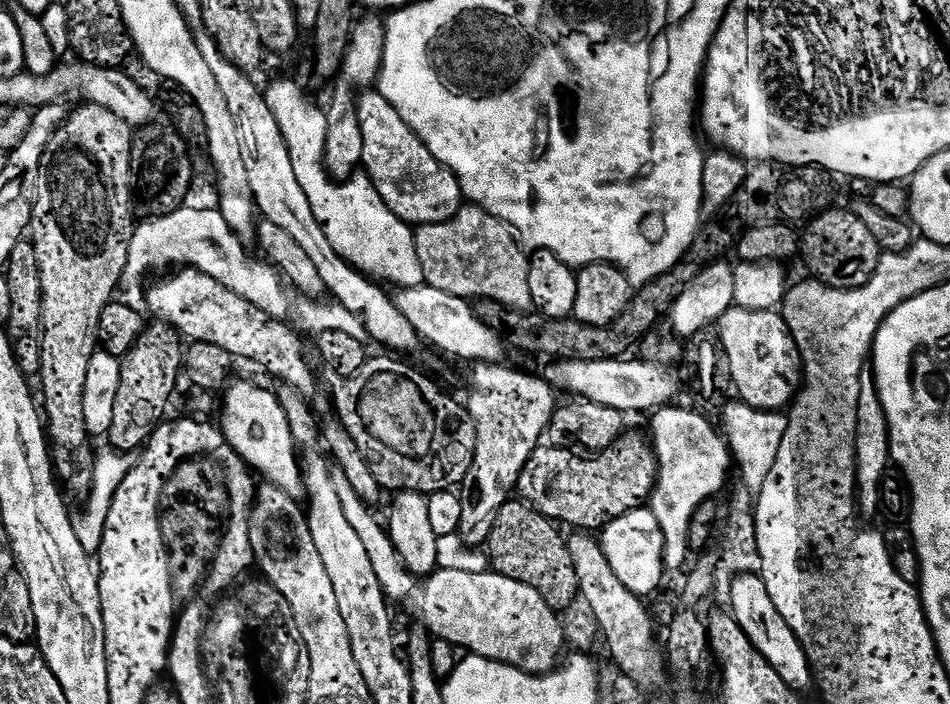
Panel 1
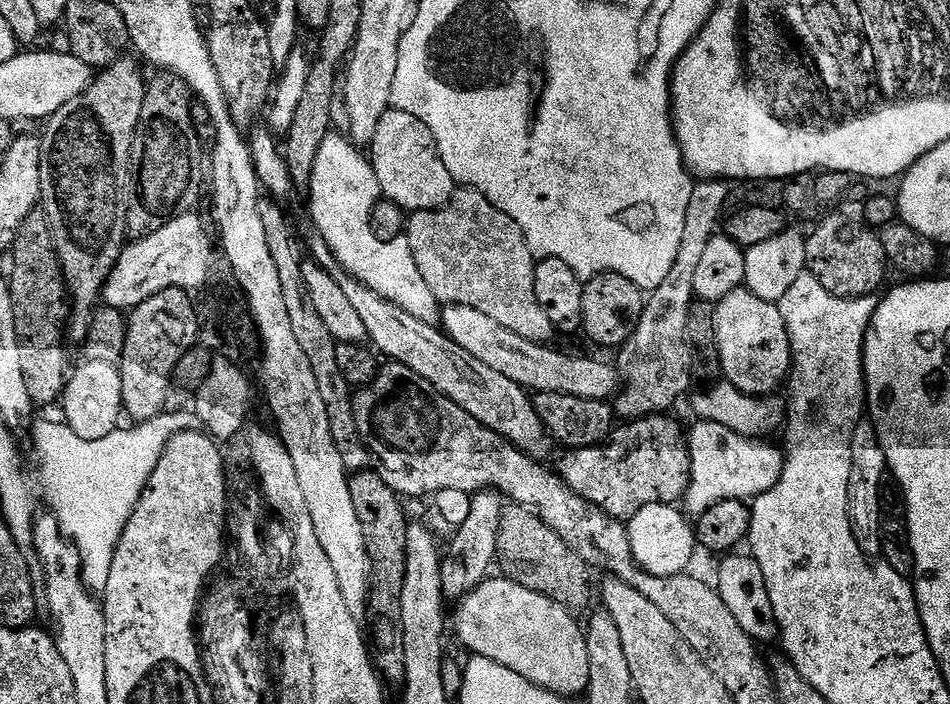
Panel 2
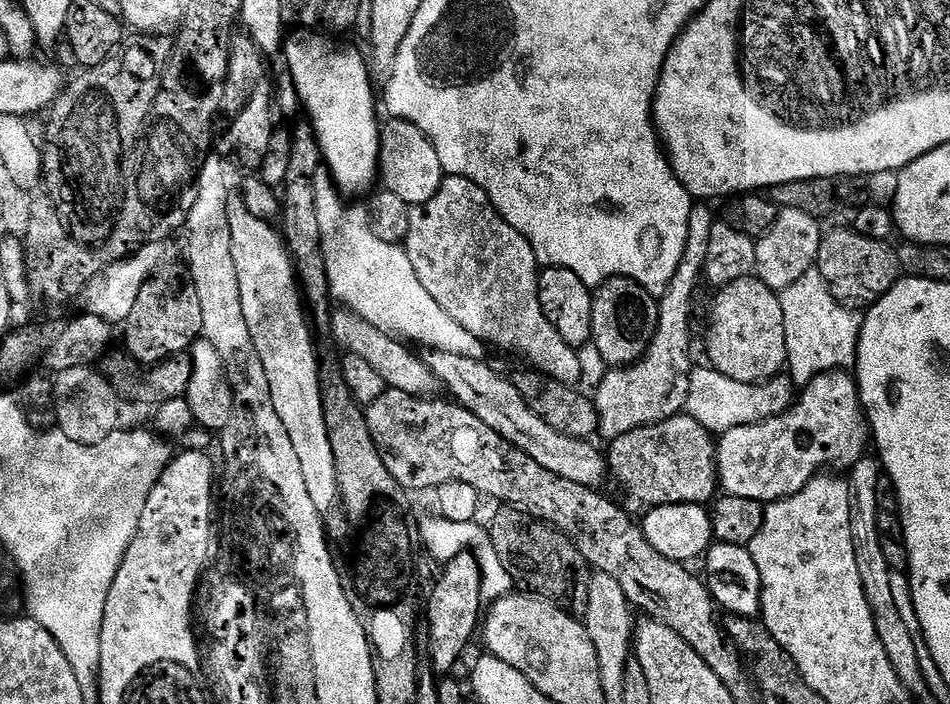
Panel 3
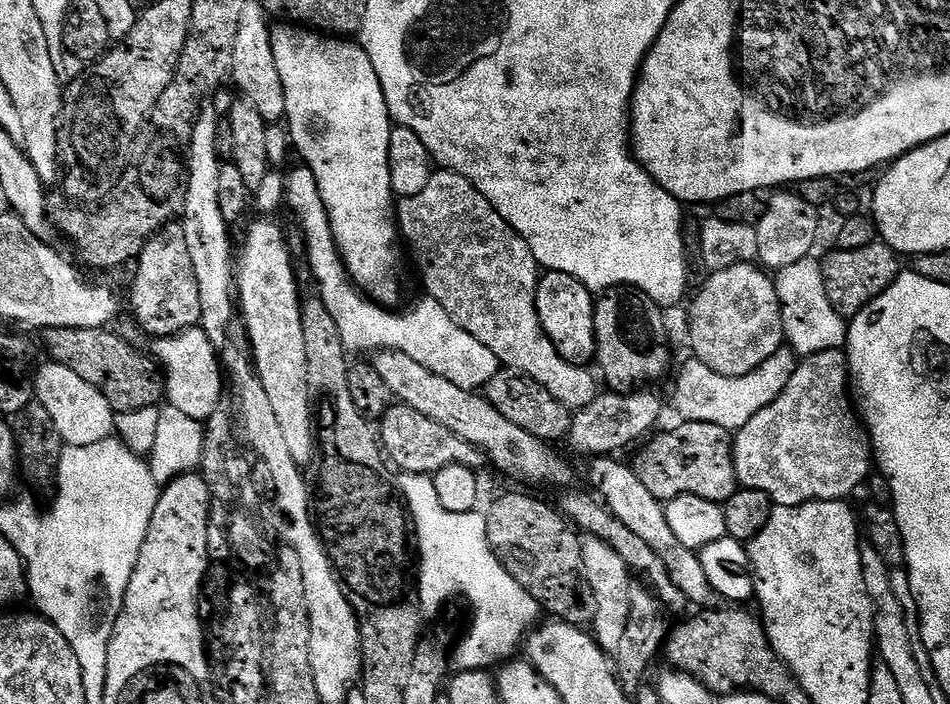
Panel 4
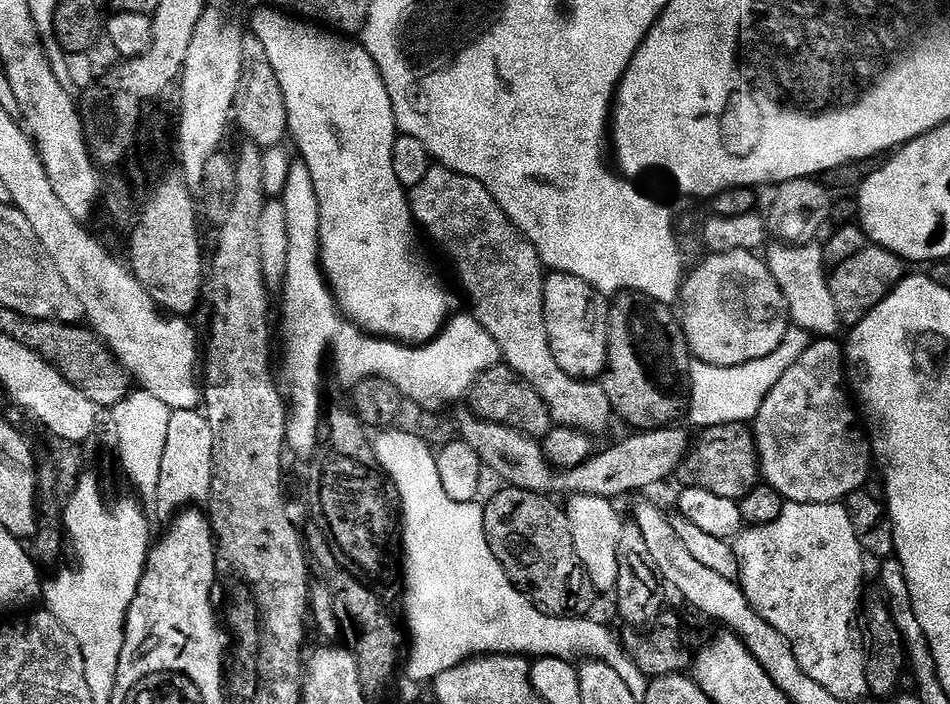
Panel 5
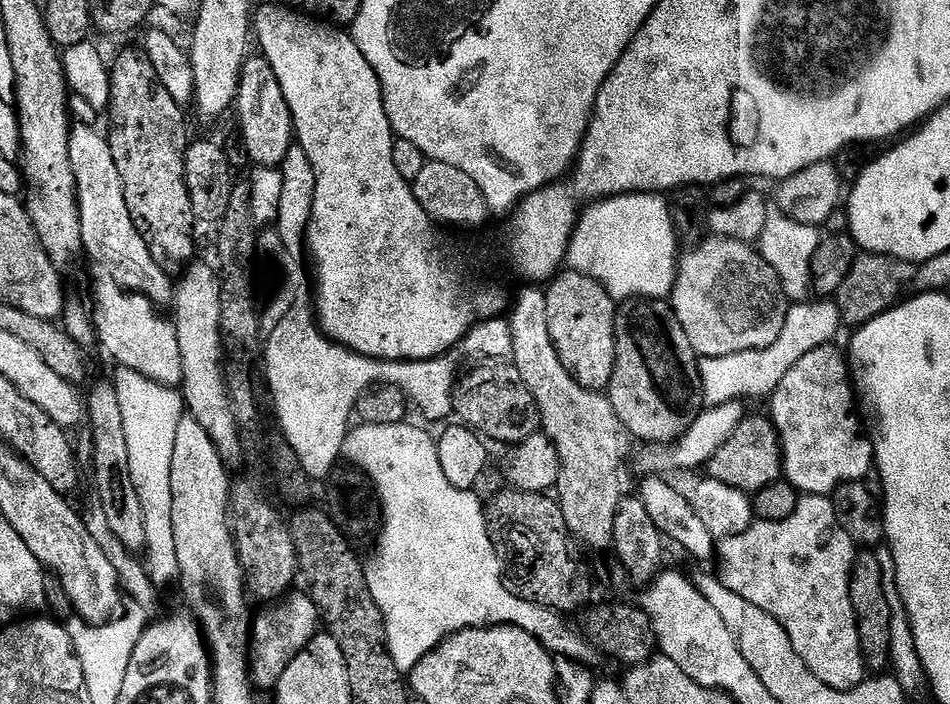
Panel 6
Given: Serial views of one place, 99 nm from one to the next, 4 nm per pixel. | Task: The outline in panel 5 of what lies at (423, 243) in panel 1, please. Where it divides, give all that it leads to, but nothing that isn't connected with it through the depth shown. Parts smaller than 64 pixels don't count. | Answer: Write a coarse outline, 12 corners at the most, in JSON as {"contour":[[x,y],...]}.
{"contour":[[432,166],[408,192],[561,428],[606,427],[603,383],[554,362],[546,269],[486,186]]}

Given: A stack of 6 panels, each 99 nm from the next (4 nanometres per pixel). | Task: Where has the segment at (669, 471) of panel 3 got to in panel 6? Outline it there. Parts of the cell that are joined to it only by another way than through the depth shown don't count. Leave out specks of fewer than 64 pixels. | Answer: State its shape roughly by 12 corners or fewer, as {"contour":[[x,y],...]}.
{"contour":[[745,415],[709,477],[754,494],[782,476],[767,415]]}

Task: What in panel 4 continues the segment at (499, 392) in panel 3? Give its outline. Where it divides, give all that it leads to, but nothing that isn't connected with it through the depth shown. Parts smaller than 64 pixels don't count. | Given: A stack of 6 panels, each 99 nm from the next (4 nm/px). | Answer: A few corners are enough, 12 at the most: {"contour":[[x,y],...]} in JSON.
{"contour":[[591,461],[614,518],[662,558],[685,601],[714,593],[635,467]]}

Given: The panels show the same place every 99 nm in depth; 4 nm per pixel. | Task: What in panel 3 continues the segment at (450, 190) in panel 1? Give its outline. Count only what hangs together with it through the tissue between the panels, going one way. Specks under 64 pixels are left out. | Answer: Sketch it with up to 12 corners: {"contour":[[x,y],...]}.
{"contour":[[418,126],[381,127],[378,176],[408,205],[430,202],[445,175]]}

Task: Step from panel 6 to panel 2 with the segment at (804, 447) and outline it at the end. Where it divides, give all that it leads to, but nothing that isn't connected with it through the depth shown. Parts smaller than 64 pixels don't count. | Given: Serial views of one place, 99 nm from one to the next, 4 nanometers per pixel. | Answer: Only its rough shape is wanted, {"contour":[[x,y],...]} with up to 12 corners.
{"contour":[[700,420],[687,433],[692,481],[682,508],[751,502],[785,453]]}

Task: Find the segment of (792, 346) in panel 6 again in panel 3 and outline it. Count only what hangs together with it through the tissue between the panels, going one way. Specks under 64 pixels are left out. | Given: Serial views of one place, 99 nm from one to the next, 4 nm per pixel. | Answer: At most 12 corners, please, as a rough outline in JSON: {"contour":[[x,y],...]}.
{"contour":[[692,369],[687,415],[705,426],[757,424],[792,405],[791,375],[734,382]]}

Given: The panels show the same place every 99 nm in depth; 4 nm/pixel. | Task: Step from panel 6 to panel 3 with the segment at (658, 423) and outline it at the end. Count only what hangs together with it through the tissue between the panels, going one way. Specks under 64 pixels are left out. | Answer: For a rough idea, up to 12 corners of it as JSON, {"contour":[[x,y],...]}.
{"contour":[[625,276],[592,294],[591,347],[609,369],[644,357],[657,297]]}

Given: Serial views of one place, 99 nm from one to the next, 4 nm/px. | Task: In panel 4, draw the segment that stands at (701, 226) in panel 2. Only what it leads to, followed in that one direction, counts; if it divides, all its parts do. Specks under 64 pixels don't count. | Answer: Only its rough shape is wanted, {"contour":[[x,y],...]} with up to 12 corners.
{"contour":[[608,390],[573,415],[566,444],[608,458],[643,441],[663,402]]}

